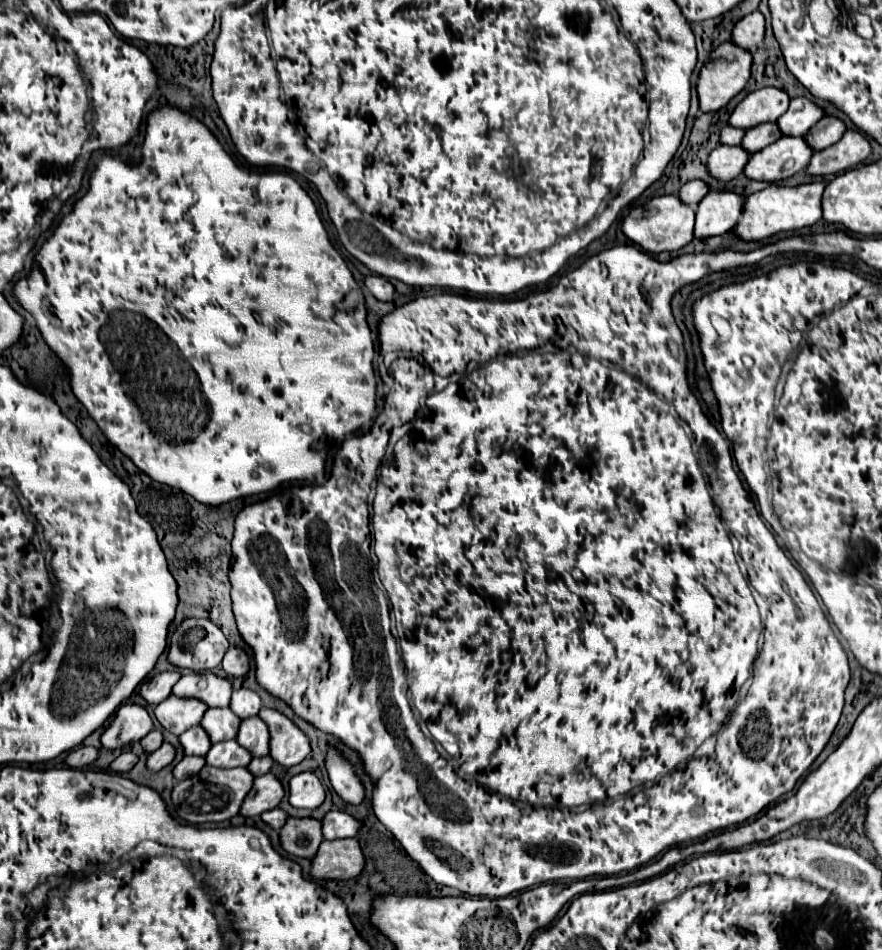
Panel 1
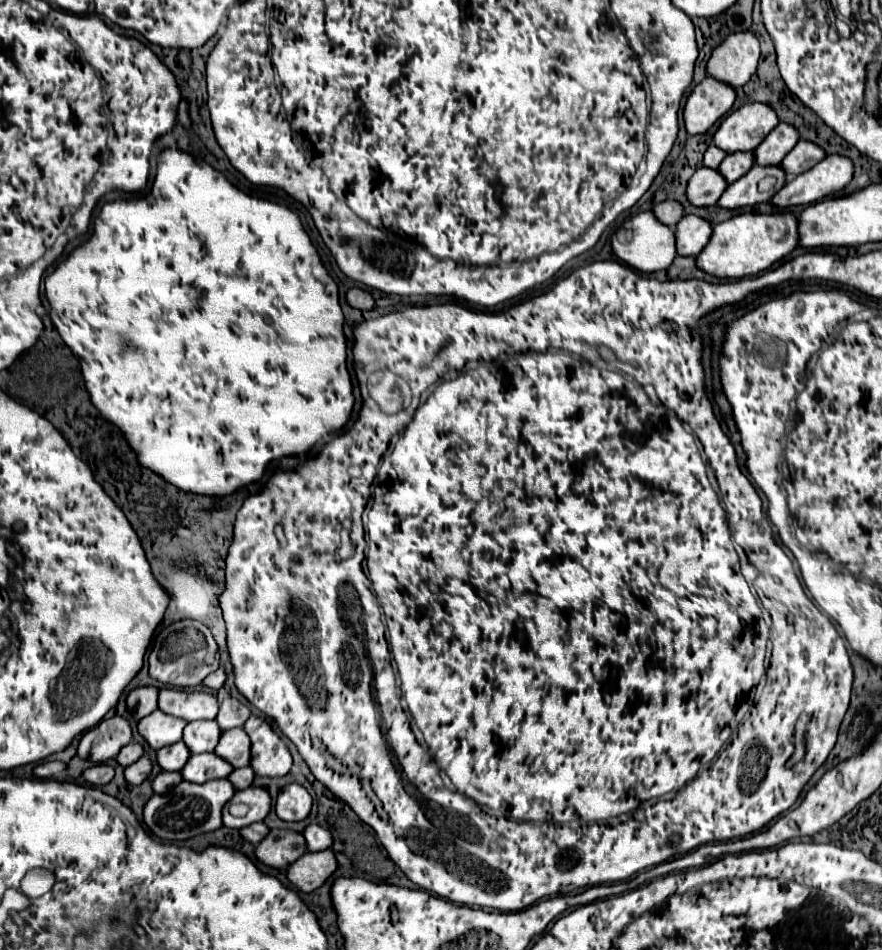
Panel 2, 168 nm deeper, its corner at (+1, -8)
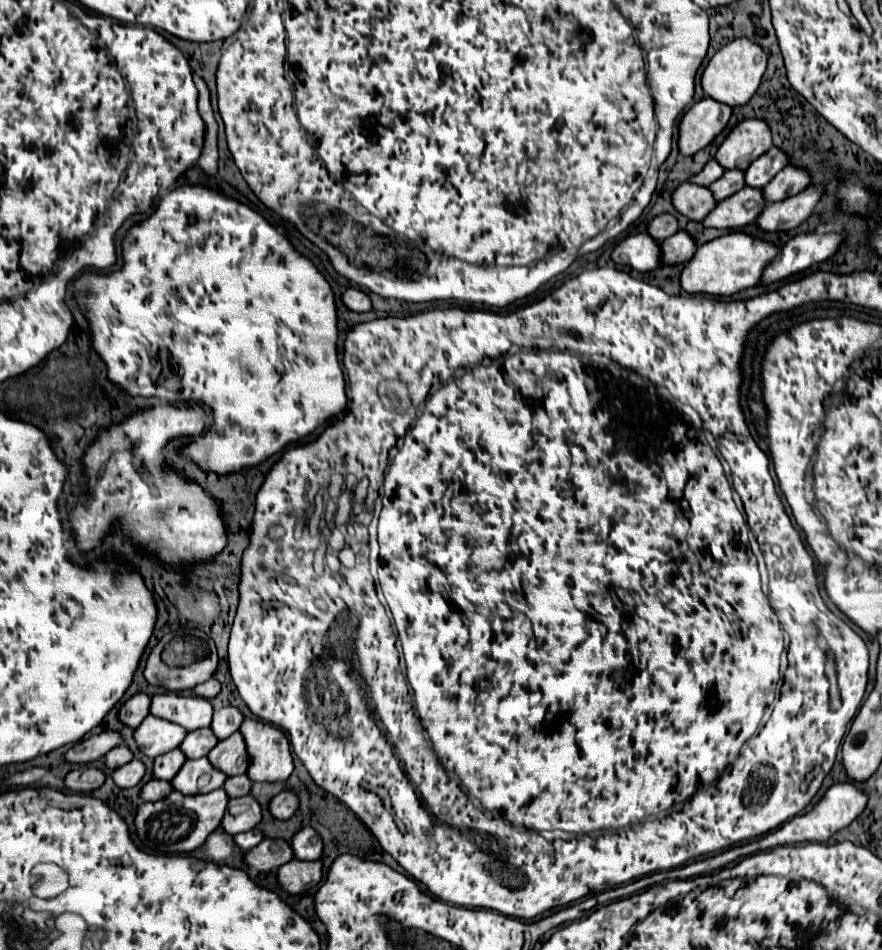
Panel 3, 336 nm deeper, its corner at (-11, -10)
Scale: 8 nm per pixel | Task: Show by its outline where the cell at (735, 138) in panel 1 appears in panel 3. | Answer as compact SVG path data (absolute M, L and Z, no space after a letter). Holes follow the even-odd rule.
M711 159L697 175L693 175L691 179L689 179L689 183L693 183L693 185L701 185L701 187L707 187L707 185L711 185L713 181L717 181L719 177L723 175L723 169L721 169L721 165L715 161L715 159Z

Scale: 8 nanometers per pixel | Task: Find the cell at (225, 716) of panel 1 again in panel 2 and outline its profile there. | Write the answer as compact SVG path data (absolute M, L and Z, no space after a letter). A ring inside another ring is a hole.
M193 721L183 731L183 741L193 753L205 753L213 751L217 747L221 737L221 727L217 727L217 721Z

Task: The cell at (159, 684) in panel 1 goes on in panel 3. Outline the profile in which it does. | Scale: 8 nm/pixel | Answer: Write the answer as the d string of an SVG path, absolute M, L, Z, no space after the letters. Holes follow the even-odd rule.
M145 693L133 695L131 699L127 699L127 701L121 705L119 715L117 715L119 721L121 721L123 725L131 727L131 729L139 727L141 721L149 715L149 701L151 701L151 697L145 695Z

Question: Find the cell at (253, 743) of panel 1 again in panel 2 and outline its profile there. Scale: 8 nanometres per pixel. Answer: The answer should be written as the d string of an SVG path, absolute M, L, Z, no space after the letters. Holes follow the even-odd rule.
M241 727L223 731L219 745L215 747L215 753L221 755L225 761L229 761L235 769L245 767L249 765L251 759L251 739Z

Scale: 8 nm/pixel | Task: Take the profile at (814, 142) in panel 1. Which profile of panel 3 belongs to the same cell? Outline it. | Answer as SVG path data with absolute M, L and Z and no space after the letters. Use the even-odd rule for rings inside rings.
M785 167L781 173L777 173L773 177L773 181L769 181L769 185L765 185L763 197L769 203L783 201L791 195L801 193L807 185L809 185L809 173L807 171L797 169L797 167Z

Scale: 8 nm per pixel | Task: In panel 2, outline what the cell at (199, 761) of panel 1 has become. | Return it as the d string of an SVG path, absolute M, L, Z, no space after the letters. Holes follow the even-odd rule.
M163 771L163 773L159 773L155 779L153 779L153 791L155 793L165 793L165 791L169 791L169 789L173 789L177 783L181 783L183 779L181 779L181 773L177 771L173 771L173 773L167 773L167 771Z

